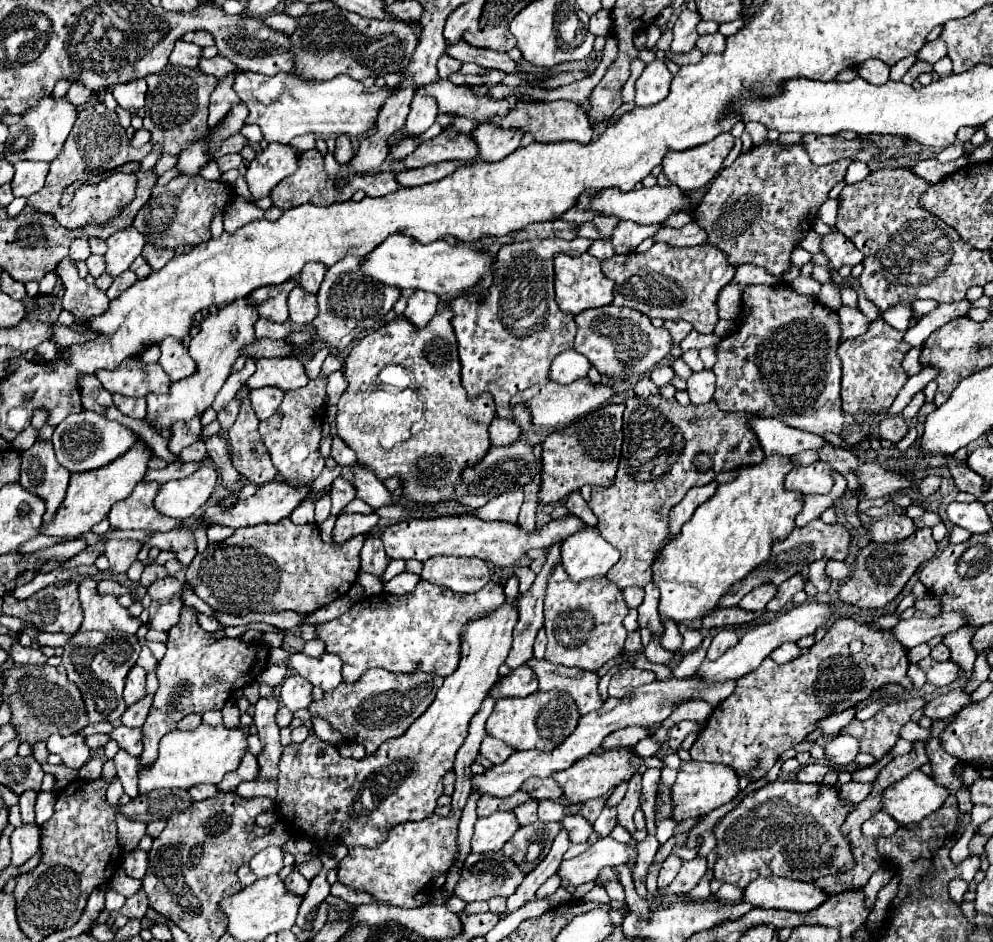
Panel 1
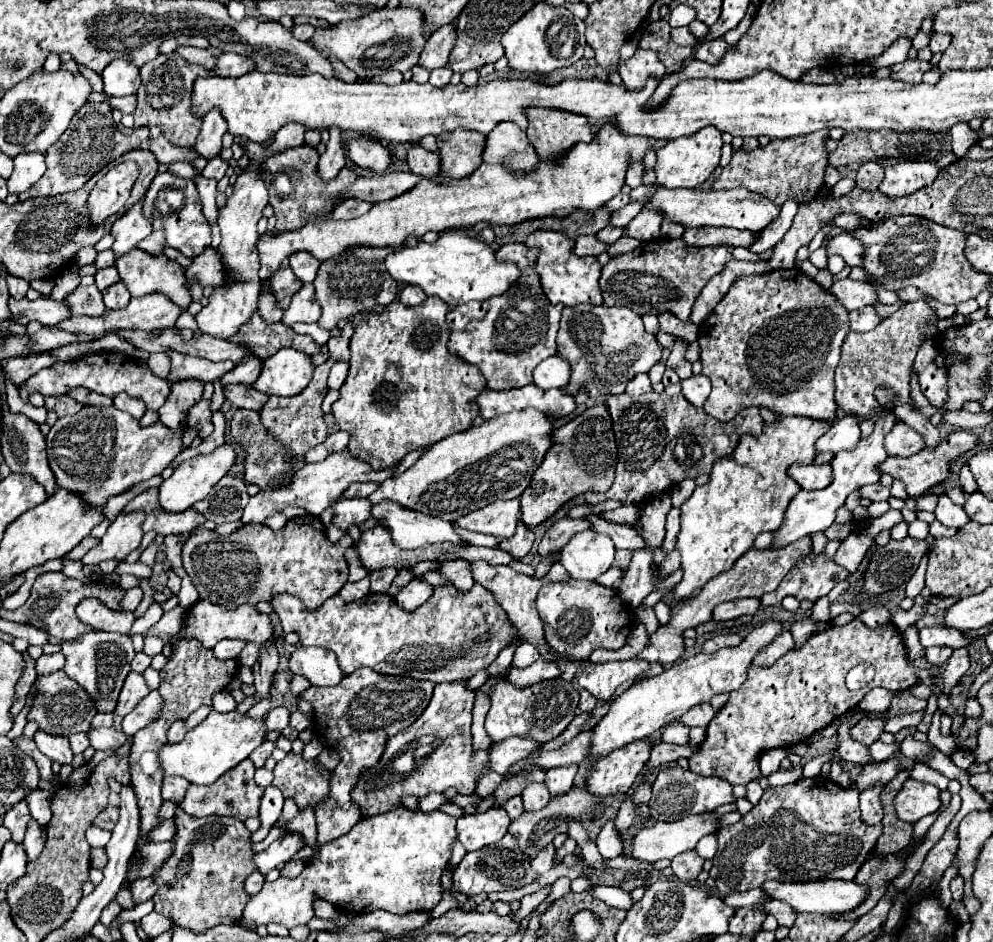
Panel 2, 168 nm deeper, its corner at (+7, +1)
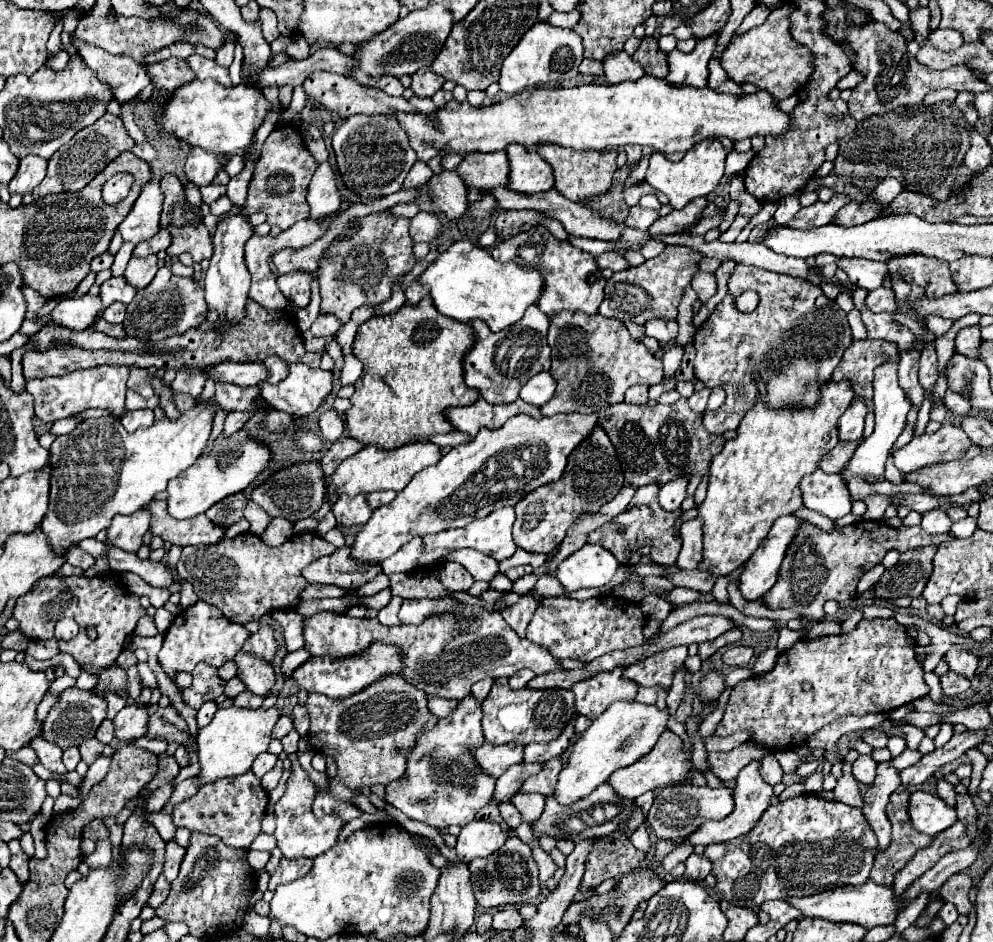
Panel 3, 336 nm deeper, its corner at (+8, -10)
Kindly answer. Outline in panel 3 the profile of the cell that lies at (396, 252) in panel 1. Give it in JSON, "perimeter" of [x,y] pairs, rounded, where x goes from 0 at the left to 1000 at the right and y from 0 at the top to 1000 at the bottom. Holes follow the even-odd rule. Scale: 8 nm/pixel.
{"perimeter":[[[461,255],[451,265],[443,268],[441,274],[435,276],[421,291],[421,301],[429,304],[433,308],[435,321],[443,333],[457,338],[461,342],[487,340],[489,344],[493,344],[495,352],[504,352],[504,350],[520,344],[528,335],[528,329],[534,323],[542,321],[544,310],[546,310],[546,293],[542,287],[528,287],[526,282],[522,282],[518,278],[512,278],[512,280],[502,278],[495,274],[495,270],[491,265],[487,265],[485,261],[479,261],[479,259],[473,259],[473,255]]]}

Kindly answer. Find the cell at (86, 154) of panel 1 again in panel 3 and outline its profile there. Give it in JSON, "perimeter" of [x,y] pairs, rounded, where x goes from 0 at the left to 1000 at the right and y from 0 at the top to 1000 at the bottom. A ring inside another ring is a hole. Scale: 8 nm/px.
{"perimeter":[[[105,121],[97,132],[83,136],[77,140],[77,144],[60,157],[60,161],[54,161],[54,166],[48,170],[48,183],[46,189],[40,193],[38,200],[34,200],[28,208],[24,208],[22,217],[32,217],[48,206],[58,206],[58,204],[81,204],[99,183],[103,183],[117,166],[131,161],[135,157],[135,149],[129,144],[123,127],[115,121]]]}

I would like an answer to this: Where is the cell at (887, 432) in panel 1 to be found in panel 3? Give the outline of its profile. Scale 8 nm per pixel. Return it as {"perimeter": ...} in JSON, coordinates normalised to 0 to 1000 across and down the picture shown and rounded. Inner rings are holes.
{"perimeter":[[[949,450],[943,461],[928,461],[918,465],[910,476],[900,480],[900,493],[908,503],[931,495],[965,488],[979,473],[973,459],[959,450]]]}

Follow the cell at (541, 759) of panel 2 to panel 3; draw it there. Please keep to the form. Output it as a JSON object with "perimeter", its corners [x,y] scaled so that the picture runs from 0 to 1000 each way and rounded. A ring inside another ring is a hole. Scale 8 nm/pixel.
{"perimeter":[[[520,811],[514,813],[502,828],[499,828],[499,839],[497,839],[497,849],[499,851],[510,851],[516,847],[516,843],[520,843],[524,839],[524,834],[528,832],[530,826],[534,826],[536,822],[544,820],[544,815],[548,815],[548,811]]]}

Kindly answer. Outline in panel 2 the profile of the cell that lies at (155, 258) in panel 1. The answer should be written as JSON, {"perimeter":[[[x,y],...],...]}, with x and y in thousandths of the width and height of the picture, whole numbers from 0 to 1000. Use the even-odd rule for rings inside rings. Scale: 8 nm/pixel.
{"perimeter":[[[154,245],[138,262],[148,266],[148,269],[164,269],[164,260],[166,260],[166,249],[162,245]]]}

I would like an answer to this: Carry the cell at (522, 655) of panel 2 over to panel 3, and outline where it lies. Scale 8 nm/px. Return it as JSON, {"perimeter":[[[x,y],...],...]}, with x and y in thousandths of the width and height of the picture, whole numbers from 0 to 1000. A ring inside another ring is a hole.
{"perimeter":[[[524,711],[524,713],[520,713],[518,718],[512,720],[512,722],[514,722],[514,730],[516,730],[516,732],[524,732],[524,730],[528,730],[538,718],[540,718],[540,715],[534,713],[534,711]]]}

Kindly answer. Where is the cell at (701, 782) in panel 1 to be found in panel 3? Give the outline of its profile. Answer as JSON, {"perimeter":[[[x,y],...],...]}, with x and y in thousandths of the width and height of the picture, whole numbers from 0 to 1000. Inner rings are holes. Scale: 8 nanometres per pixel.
{"perimeter":[[[675,832],[663,839],[657,858],[653,862],[653,875],[663,890],[687,892],[695,887],[709,870],[729,870],[739,858],[739,845],[733,837],[697,834],[697,832]]]}

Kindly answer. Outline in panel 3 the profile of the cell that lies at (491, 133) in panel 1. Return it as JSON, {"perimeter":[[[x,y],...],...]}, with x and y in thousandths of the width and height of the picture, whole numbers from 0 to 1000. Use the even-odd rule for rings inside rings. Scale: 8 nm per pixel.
{"perimeter":[[[512,153],[510,163],[514,172],[510,200],[528,206],[540,206],[550,204],[558,197],[554,174],[548,172],[540,161],[532,161],[524,153]]]}

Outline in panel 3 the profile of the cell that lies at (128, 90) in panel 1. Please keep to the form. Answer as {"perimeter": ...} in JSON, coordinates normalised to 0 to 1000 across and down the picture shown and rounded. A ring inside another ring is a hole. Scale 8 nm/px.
{"perimeter":[[[79,40],[75,42],[75,49],[79,51],[89,72],[97,76],[97,81],[113,96],[115,106],[119,106],[121,110],[133,106],[139,98],[143,98],[151,89],[147,72],[131,62],[113,59]]]}

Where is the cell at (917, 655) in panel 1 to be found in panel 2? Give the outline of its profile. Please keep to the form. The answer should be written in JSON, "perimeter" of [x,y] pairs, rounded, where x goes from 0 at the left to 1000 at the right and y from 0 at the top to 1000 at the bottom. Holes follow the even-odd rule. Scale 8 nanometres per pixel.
{"perimeter":[[[930,666],[925,668],[925,678],[930,687],[954,685],[958,689],[964,689],[964,687],[976,687],[980,683],[980,678],[974,678],[972,674],[968,674],[968,670],[956,666]]]}

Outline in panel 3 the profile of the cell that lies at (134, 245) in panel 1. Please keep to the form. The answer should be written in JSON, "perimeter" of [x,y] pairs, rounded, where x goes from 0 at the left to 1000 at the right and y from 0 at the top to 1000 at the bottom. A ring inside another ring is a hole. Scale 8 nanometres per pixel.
{"perimeter":[[[155,187],[141,204],[139,212],[135,214],[131,227],[121,238],[119,246],[123,248],[125,257],[133,257],[135,261],[153,253],[161,242],[161,225],[163,225],[163,204],[161,204],[161,189]]]}

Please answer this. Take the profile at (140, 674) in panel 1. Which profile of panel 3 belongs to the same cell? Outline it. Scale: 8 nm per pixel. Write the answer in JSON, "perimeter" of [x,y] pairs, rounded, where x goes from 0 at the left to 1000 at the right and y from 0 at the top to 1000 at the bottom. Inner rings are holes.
{"perimeter":[[[135,745],[125,749],[117,762],[113,764],[117,771],[115,781],[127,788],[133,788],[147,779],[147,766],[149,766],[149,749],[143,745]]]}

